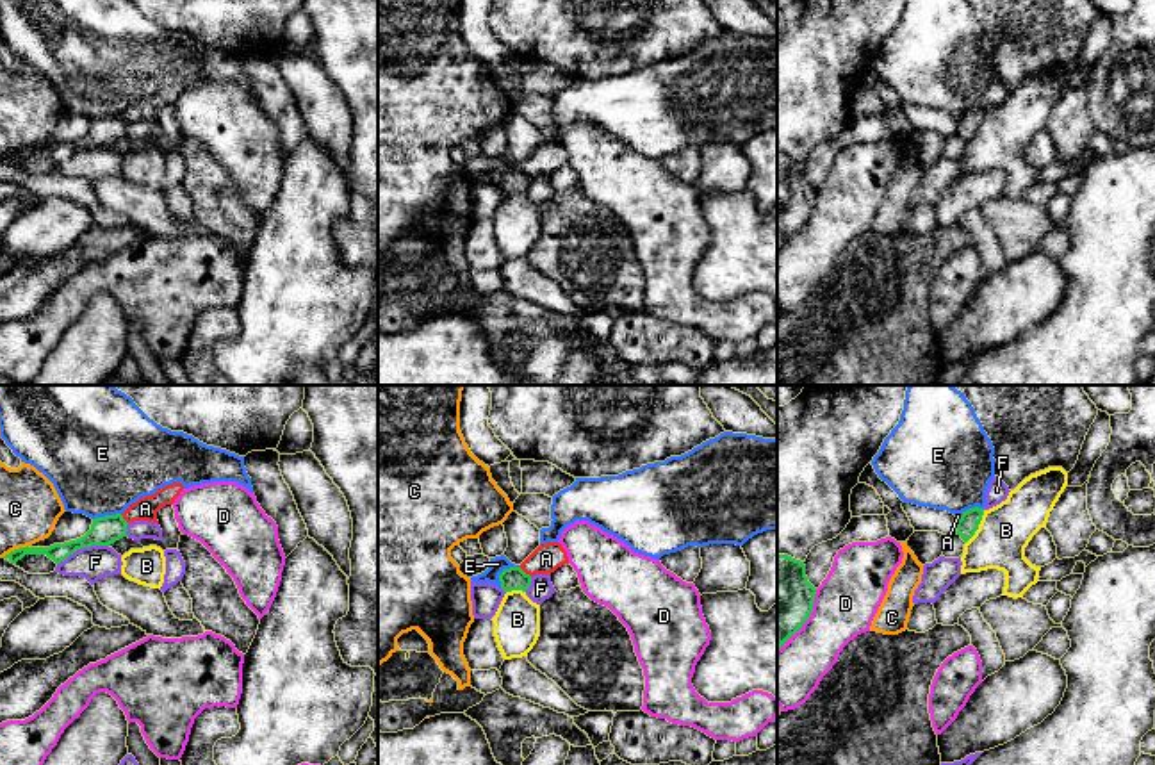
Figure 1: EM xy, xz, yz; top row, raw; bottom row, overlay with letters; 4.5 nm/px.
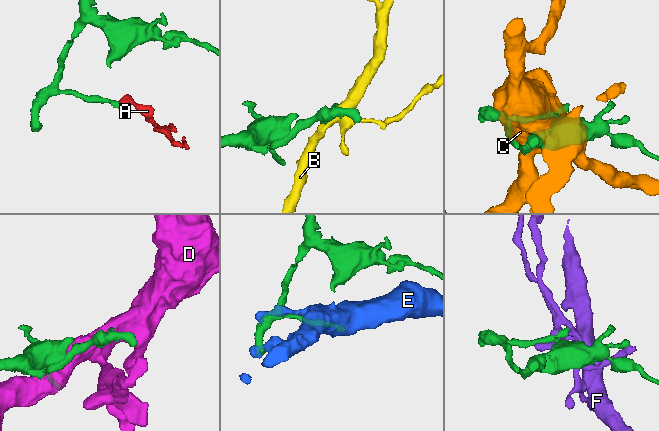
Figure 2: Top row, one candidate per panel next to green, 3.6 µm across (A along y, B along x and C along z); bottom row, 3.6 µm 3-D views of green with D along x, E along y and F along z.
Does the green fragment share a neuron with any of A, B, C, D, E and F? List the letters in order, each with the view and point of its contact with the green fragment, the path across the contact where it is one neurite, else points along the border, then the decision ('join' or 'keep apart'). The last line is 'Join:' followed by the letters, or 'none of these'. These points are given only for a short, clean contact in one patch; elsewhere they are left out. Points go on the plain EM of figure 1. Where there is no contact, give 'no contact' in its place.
A: xz (523, 172) | along xz (519, 166), (530, 177) | keep apart
B: yz (977, 127) | along yz (984, 111), (979, 129), (966, 143) | keep apart
C: xy (15, 150) | keep apart
D: yz (808, 218) | keep apart
E: xz (503, 172) | along xz (517, 166), (510, 166), (499, 175), (499, 186) | keep apart
F: xy (82, 147) | keep apart
Join: none of these

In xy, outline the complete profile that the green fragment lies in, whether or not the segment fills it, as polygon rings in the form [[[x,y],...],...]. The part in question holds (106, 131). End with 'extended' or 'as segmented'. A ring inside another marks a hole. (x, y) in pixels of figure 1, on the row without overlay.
[[[121,114],[116,116],[105,116],[93,119],[91,130],[77,139],[64,144],[53,144],[50,148],[20,148],[5,155],[11,164],[16,164],[25,155],[46,155],[55,164],[64,162],[70,155],[73,155],[77,150],[91,148],[91,146],[111,146],[116,141],[127,137],[127,127],[128,123],[123,119]]]; as segmented

